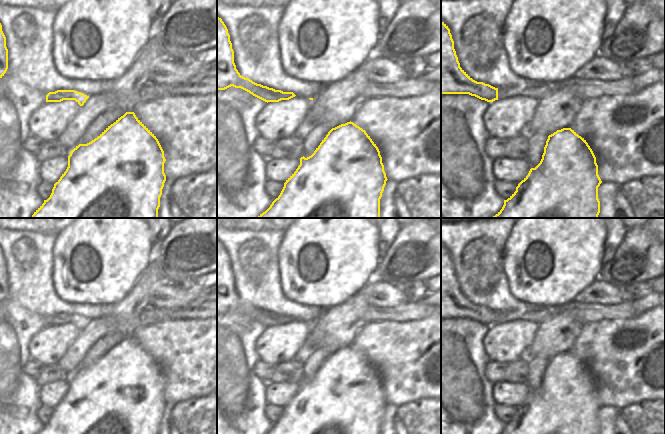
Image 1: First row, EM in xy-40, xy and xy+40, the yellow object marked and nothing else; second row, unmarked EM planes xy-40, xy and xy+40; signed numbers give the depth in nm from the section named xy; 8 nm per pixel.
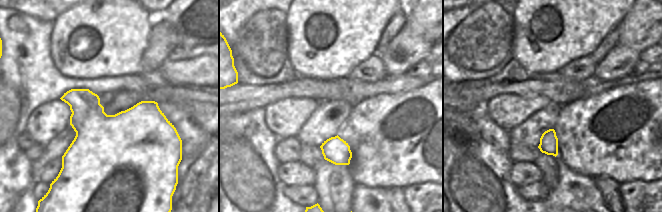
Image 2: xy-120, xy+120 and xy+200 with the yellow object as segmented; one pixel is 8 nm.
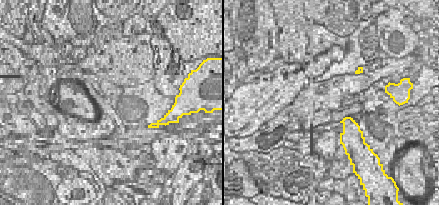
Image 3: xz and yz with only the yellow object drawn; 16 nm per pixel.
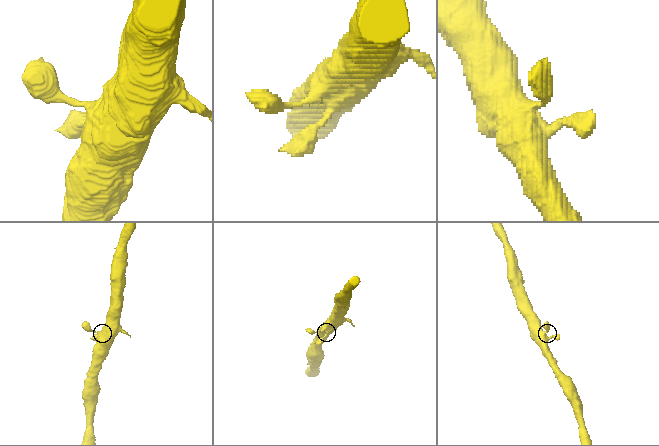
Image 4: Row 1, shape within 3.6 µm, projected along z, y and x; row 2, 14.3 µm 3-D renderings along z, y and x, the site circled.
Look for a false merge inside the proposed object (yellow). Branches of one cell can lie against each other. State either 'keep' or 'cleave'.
keep

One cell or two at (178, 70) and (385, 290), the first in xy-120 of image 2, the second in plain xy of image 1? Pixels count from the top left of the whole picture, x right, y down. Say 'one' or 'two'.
one

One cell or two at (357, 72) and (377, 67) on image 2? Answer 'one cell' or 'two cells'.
one cell

